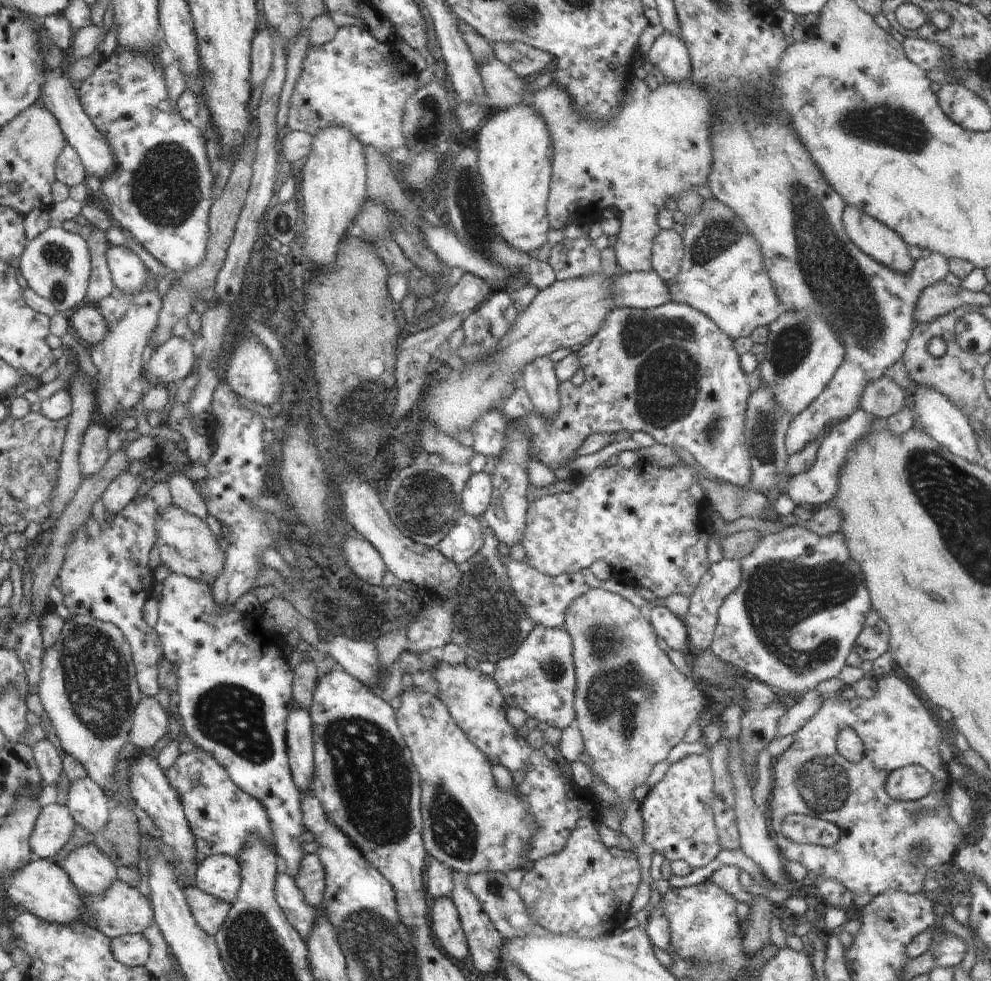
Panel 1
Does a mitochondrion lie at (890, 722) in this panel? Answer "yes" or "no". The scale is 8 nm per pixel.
no

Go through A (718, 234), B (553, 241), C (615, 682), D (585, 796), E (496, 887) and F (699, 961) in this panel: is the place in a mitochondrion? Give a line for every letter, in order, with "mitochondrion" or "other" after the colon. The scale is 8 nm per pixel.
A: mitochondrion
B: other
C: mitochondrion
D: other
E: mitochondrion
F: mitochondrion

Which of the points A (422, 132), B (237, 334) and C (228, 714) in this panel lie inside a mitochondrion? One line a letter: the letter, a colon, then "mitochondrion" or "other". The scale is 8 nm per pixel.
A: mitochondrion
B: other
C: mitochondrion

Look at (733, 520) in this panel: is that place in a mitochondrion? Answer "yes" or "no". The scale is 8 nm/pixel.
no

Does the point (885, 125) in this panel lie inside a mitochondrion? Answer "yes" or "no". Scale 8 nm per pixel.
yes

